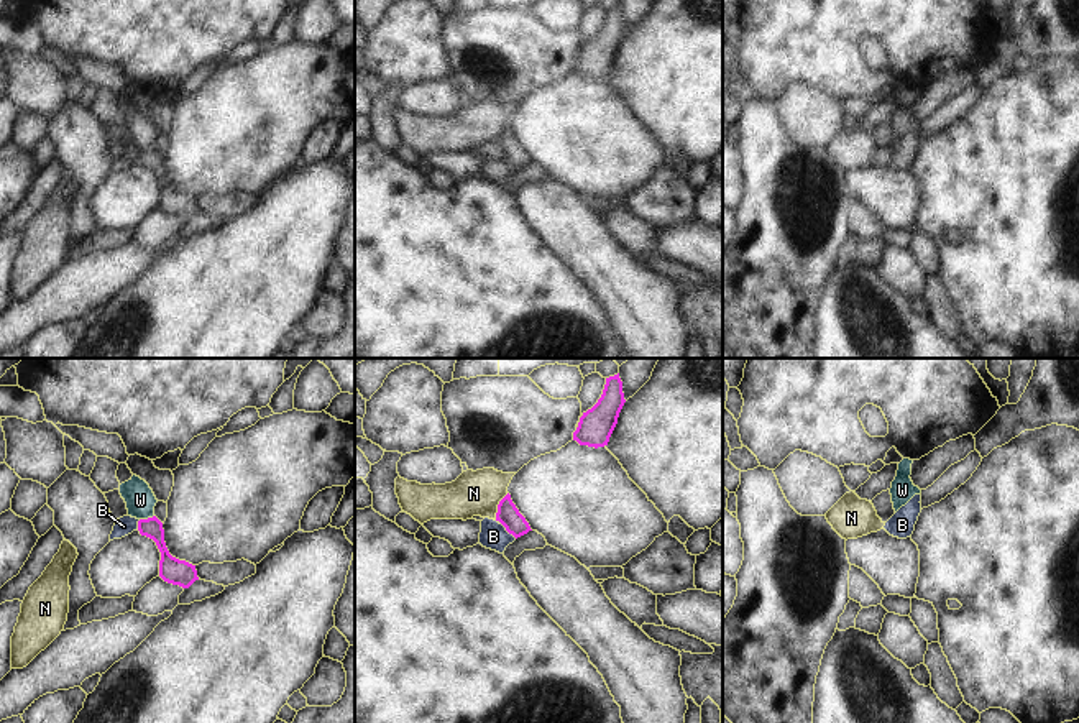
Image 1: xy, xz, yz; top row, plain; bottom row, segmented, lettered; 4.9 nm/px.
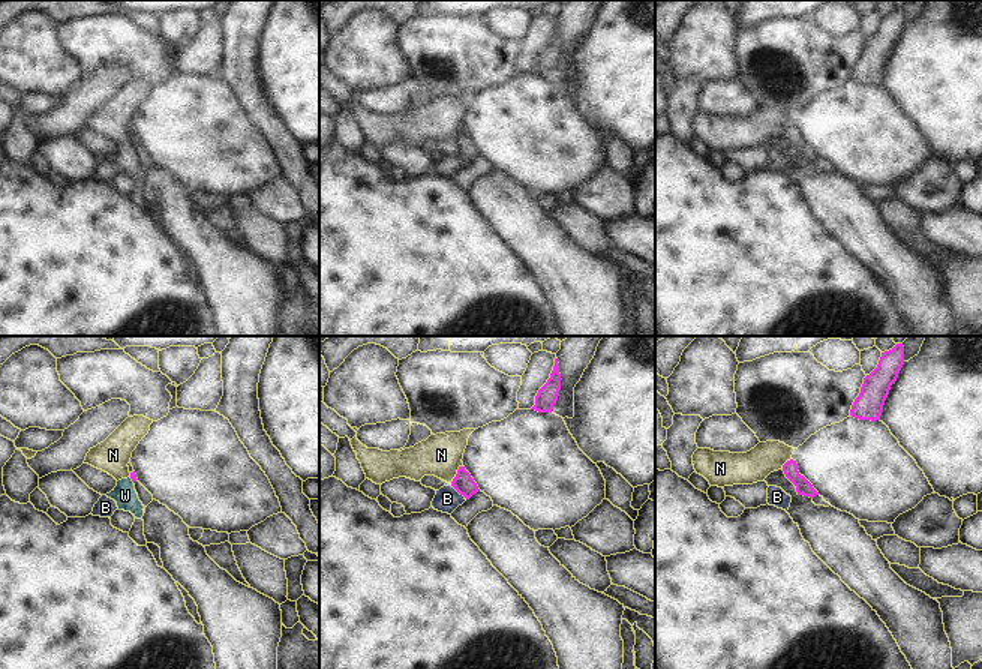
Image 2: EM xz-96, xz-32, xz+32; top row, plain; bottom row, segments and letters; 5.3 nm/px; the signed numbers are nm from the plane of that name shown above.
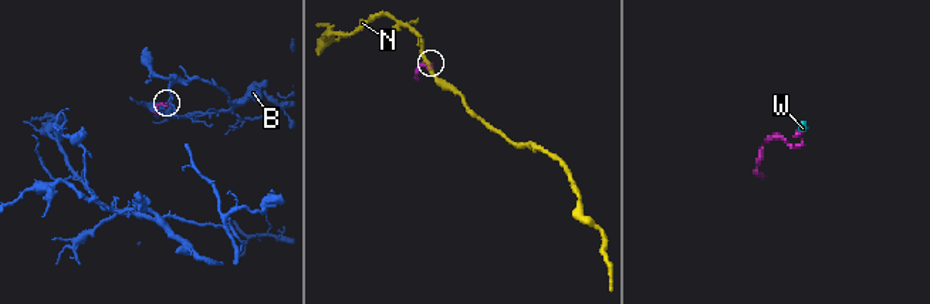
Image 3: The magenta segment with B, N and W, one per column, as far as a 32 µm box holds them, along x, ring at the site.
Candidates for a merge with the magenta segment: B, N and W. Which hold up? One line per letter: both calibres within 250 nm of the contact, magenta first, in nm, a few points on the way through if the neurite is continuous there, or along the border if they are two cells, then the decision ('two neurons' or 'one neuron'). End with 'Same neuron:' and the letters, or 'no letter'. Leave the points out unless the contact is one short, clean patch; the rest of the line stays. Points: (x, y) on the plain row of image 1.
B: 110 nm thick on the magenta side, 130 nm on the other; runs through xz (508, 147), (508, 163), (493, 168); one neuron
N: 110 nm thick on the magenta side, 220 nm on the other; border along xz (508, 125), (500, 133), (495, 150); two neurons
W: 100 nm thick on the magenta side, 150 nm on the other; border along xy (153, 147), (140, 151); two neurons
Same neuron: B

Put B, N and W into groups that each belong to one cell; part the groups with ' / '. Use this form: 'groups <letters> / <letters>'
groups B / N W

